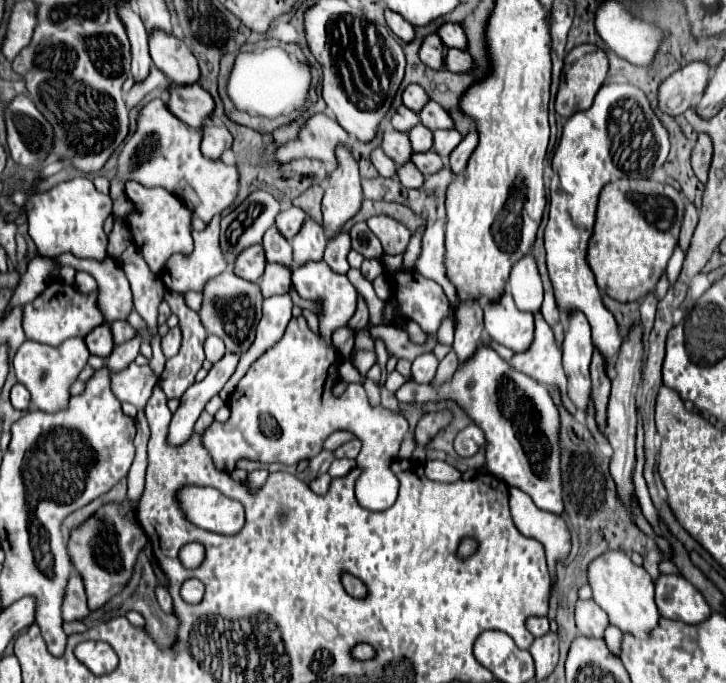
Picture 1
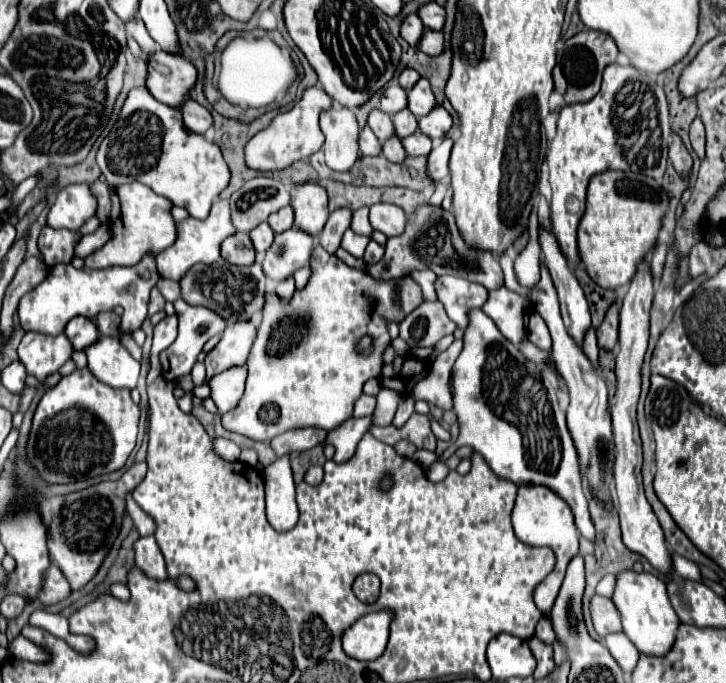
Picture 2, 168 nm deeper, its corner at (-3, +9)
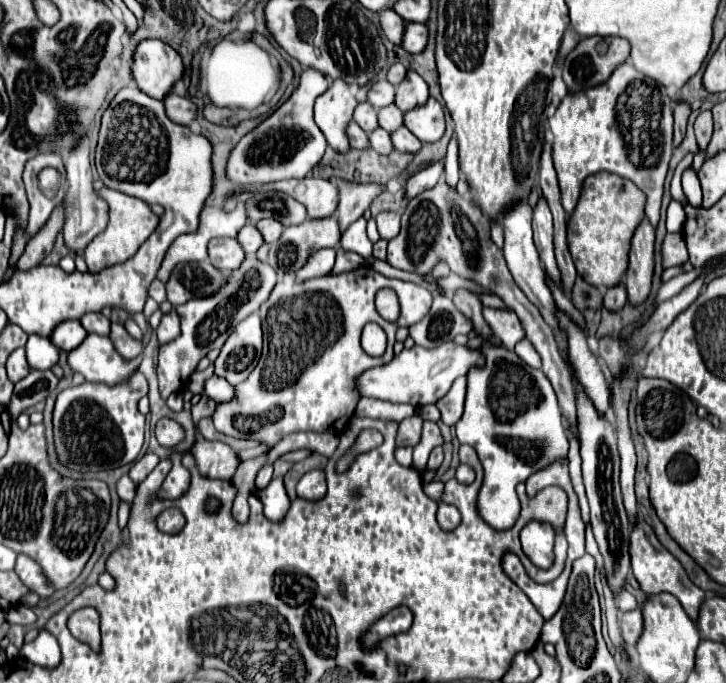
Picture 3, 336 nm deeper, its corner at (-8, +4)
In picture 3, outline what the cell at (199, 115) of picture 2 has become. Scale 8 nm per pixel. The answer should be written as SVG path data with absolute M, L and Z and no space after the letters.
M170 93L164 101L166 105L166 113L172 121L176 121L178 125L190 125L192 121L196 121L196 113L198 113L198 107L186 99L186 97L178 97L176 93Z

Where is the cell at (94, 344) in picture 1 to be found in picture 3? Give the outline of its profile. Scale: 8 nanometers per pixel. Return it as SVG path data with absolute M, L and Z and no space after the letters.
M66 321L56 327L56 333L52 333L50 339L58 349L72 351L74 347L78 347L78 343L82 343L82 339L86 339L86 335L88 331L78 321Z

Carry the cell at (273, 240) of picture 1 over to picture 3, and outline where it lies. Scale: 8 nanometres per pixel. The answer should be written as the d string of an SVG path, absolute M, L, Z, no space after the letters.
M246 225L240 233L238 233L238 241L242 243L246 255L256 255L256 251L262 247L264 239L260 235L260 231L256 231L256 227L252 225Z

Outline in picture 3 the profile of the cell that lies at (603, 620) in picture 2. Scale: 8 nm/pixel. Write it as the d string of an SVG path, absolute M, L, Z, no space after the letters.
M638 609L626 611L620 615L620 631L622 639L630 645L634 645L642 633L642 613Z

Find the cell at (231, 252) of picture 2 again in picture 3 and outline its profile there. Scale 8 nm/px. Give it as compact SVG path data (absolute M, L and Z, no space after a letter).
M212 239L208 245L208 255L212 265L222 271L236 271L242 265L242 259L246 259L238 239Z

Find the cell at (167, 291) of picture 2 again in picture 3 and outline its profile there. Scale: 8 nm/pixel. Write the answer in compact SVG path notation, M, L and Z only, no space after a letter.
M156 279L156 281L150 285L150 297L152 297L154 301L158 301L158 303L164 303L164 301L166 301L166 285Z

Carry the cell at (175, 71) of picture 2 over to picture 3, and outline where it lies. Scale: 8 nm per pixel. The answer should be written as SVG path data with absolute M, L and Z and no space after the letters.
M146 39L134 53L132 73L138 87L146 95L162 101L172 91L176 81L184 77L184 63L182 57L166 43Z

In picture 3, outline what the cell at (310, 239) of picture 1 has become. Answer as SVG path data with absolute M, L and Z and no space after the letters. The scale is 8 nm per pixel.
M320 177L286 179L274 183L272 189L284 191L296 201L302 201L310 219L326 219L334 215L338 205L338 187Z

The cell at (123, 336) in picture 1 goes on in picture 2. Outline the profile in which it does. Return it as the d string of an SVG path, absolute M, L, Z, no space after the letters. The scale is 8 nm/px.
M99 312L93 320L101 336L119 336L121 318L115 312Z

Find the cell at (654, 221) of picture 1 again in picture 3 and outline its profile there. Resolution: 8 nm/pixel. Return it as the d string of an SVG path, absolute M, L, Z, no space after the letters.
M596 173L584 181L580 201L568 221L568 247L578 275L594 287L616 287L624 281L630 239L646 217L646 195L628 179L614 173Z

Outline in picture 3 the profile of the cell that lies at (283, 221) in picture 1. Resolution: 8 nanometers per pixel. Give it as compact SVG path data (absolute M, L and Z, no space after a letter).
M262 219L262 221L258 223L258 231L262 233L262 237L264 237L266 243L272 243L272 241L276 241L276 239L282 235L284 227L282 227L282 223L278 223L276 219Z

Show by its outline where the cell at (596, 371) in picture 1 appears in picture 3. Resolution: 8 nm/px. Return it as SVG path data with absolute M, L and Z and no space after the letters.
M620 283L604 293L604 307L608 311L620 311L626 305L626 287Z

